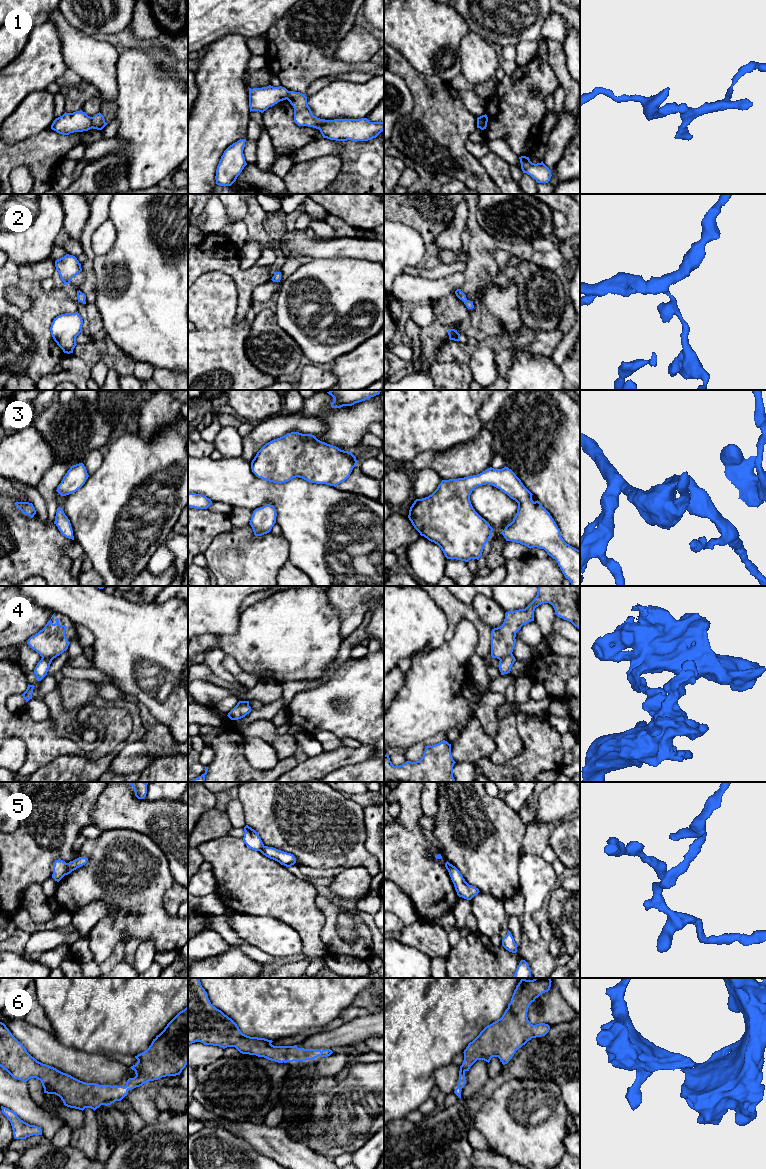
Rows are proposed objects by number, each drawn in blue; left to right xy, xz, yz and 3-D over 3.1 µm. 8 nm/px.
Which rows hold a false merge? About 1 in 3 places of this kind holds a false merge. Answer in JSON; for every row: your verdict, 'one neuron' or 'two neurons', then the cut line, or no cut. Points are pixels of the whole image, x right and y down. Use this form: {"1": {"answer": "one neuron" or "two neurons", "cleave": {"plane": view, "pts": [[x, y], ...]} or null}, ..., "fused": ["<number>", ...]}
{"1": {"answer": "two neurons", "cleave": {"plane": "xy", "pts": [[90, 117], [92, 127]]}}, "2": {"answer": "one neuron", "cleave": null}, "3": {"answer": "one neuron", "cleave": null}, "4": {"answer": "two neurons", "cleave": {"plane": "yz", "pts": [[511, 653], [500, 660]]}}, "5": {"answer": "two neurons", "cleave": {"plane": "xy", "pts": [[67, 863], [65, 874]]}}, "6": {"answer": "one neuron", "cleave": null}, "fused": ["1", "4", "5"]}

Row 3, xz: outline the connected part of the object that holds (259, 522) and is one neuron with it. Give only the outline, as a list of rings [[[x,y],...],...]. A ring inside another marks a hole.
[[[267,504],[253,511],[250,525],[255,536],[262,536],[271,531],[276,523],[276,510],[273,505]]]

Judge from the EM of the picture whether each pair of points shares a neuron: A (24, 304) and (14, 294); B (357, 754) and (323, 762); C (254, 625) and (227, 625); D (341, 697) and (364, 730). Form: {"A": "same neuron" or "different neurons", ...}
{"A": "same neuron", "B": "same neuron", "C": "different neurons", "D": "same neuron"}

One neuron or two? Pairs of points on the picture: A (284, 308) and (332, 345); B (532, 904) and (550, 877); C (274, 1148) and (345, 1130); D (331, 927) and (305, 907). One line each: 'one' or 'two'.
A: one
B: one
C: two
D: two

